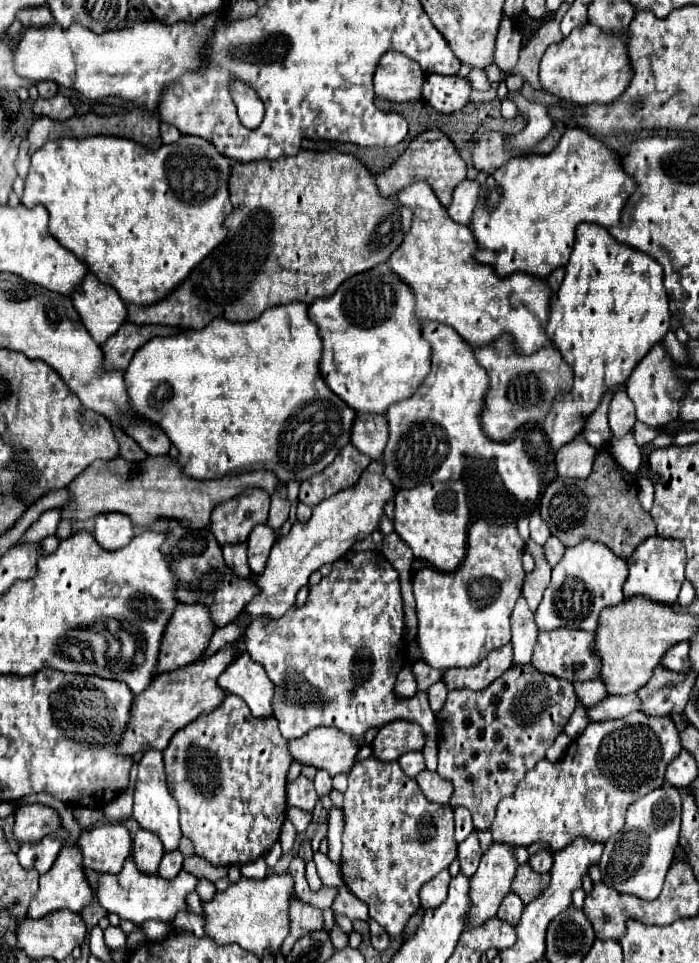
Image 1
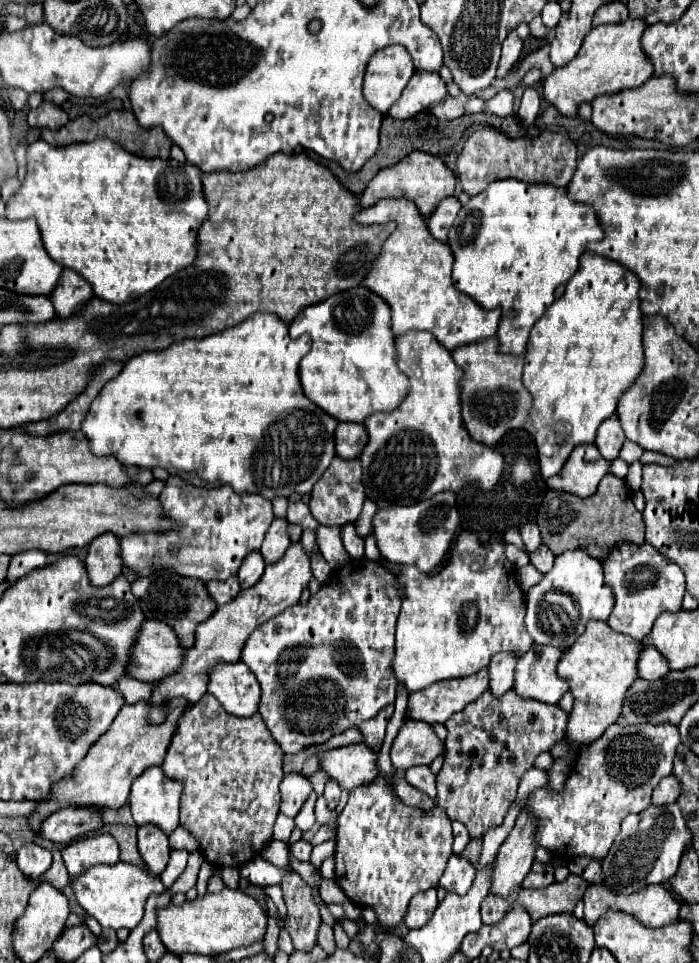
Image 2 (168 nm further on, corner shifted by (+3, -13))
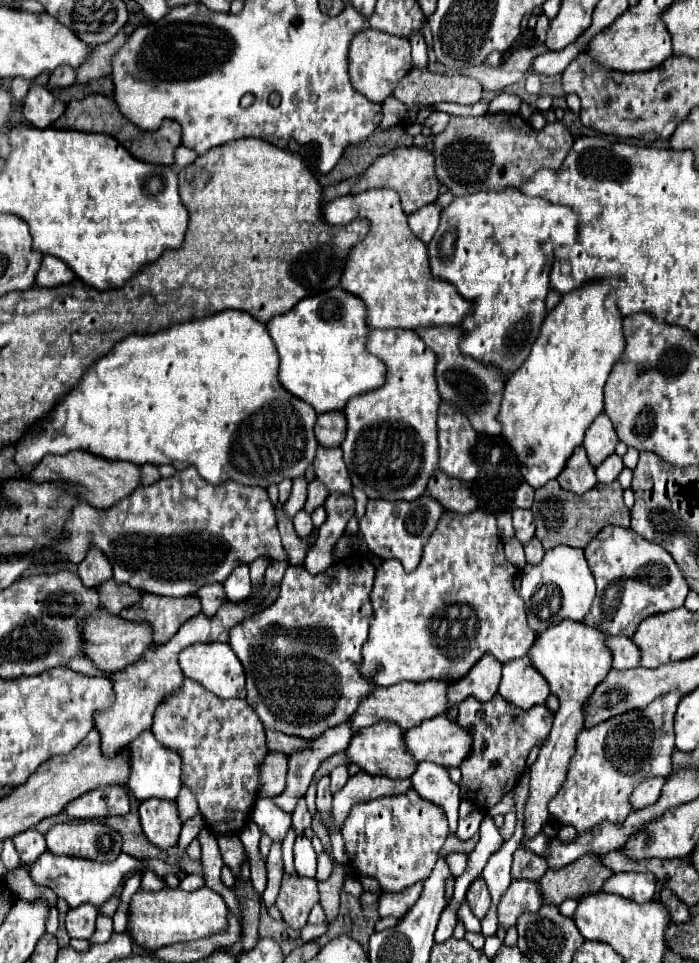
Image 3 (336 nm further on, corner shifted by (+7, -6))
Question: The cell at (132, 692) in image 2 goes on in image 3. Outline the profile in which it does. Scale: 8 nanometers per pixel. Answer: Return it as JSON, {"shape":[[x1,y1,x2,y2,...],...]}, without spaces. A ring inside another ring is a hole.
{"shape":[[70,659,68,663,66,663,68,667,72,667,74,671,80,671,80,673,84,673,84,675,106,675,104,671,100,671,100,669,96,669,94,665,90,665,90,661,86,661,86,659]]}

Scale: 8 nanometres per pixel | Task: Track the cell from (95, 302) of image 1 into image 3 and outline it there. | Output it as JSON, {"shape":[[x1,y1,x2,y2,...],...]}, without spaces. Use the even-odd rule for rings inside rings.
{"shape":[[52,255,42,257,40,269,36,273,36,285,58,287,72,279,74,279,74,273,68,269,68,265,64,265,64,261,60,261,58,257,52,257]]}

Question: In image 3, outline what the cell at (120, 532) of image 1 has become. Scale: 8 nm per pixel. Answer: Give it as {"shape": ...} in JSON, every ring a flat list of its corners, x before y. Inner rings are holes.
{"shape":[[90,549,88,557,78,565,78,577,86,587,98,587,112,579,112,565,98,549]]}

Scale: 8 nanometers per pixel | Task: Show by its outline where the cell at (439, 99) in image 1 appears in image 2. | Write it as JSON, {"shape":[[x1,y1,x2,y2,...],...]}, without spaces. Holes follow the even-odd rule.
{"shape":[[416,72,408,82,408,88,404,88,400,100,390,108,388,116,398,120,412,118,432,108,434,104,440,104,446,96,448,96,448,90,440,76,432,72]]}

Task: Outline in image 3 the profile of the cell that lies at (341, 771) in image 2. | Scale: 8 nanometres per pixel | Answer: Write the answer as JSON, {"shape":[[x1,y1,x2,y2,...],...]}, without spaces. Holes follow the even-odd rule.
{"shape":[[380,721,376,725,362,729,362,733,352,737,346,753,350,757,350,763,360,765,360,769,370,773,370,775,386,775,386,777,394,777,394,779,400,779,400,777,408,779,408,777,412,777,412,773,418,767,416,759,408,753,406,745,404,745,404,729,398,727,396,723,388,723,388,721]]}

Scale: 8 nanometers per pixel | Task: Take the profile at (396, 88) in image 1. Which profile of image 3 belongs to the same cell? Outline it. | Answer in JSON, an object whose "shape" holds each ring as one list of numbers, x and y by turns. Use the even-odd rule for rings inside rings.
{"shape":[[362,29,354,35,350,41,348,51,348,75,352,81,352,87,360,91,364,97,382,103,386,97,392,95,392,89,398,85,398,81,412,69,412,57,410,57,410,45,404,37,388,35,384,31,376,29]]}

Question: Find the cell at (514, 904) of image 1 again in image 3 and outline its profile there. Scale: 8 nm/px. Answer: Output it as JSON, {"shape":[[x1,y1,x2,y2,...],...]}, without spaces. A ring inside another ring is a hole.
{"shape":[[478,877,476,881,470,883,468,887,468,893,466,893,466,901,472,909,472,913,478,917,478,919,484,919,488,909,490,909,490,893,488,893,488,887,486,887,486,881,482,877]]}

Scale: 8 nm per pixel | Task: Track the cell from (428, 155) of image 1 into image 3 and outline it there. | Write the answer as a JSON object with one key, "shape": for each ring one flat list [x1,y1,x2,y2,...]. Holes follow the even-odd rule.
{"shape":[[398,147,382,157,378,157,366,173,356,181,352,187,352,193,362,193,366,189,376,189,376,187,388,187,394,189,400,195,400,203,406,215,414,213,416,209,434,203,438,193,440,193,440,183,434,177,434,157,420,147]]}

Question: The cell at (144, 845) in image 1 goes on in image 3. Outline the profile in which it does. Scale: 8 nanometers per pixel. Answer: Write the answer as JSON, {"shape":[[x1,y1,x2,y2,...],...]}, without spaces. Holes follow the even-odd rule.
{"shape":[[150,799,140,803,140,821,146,837,160,849,170,849,178,843,182,821,176,801]]}

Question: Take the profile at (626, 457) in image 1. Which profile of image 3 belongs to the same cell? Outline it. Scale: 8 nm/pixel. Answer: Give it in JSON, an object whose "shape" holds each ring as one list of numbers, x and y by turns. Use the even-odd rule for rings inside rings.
{"shape":[[610,455,608,459,604,459,604,463,600,463,596,467,596,477,598,477,600,483,610,483,610,481,616,481,616,477,620,475,622,469,624,469,622,457]]}

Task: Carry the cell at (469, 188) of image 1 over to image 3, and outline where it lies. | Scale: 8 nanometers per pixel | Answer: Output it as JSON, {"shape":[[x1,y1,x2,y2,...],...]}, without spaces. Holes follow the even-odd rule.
{"shape":[[430,203,430,205,424,205,422,209,418,209,416,213,408,215,408,225,410,225,410,231,428,245,428,241,434,237,436,233,436,225,440,221,440,207]]}

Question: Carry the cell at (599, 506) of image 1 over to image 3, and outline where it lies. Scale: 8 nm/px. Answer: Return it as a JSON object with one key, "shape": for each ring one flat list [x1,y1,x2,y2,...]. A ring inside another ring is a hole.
{"shape":[[548,481,548,485,536,489,534,505,532,505,534,521,536,521,536,537,540,539,544,549,552,549,556,545,568,545,584,549,588,541,606,525,630,527,630,509,626,509,622,501,622,487,618,481,614,483,596,483,588,493,574,495,560,489,558,481]]}

